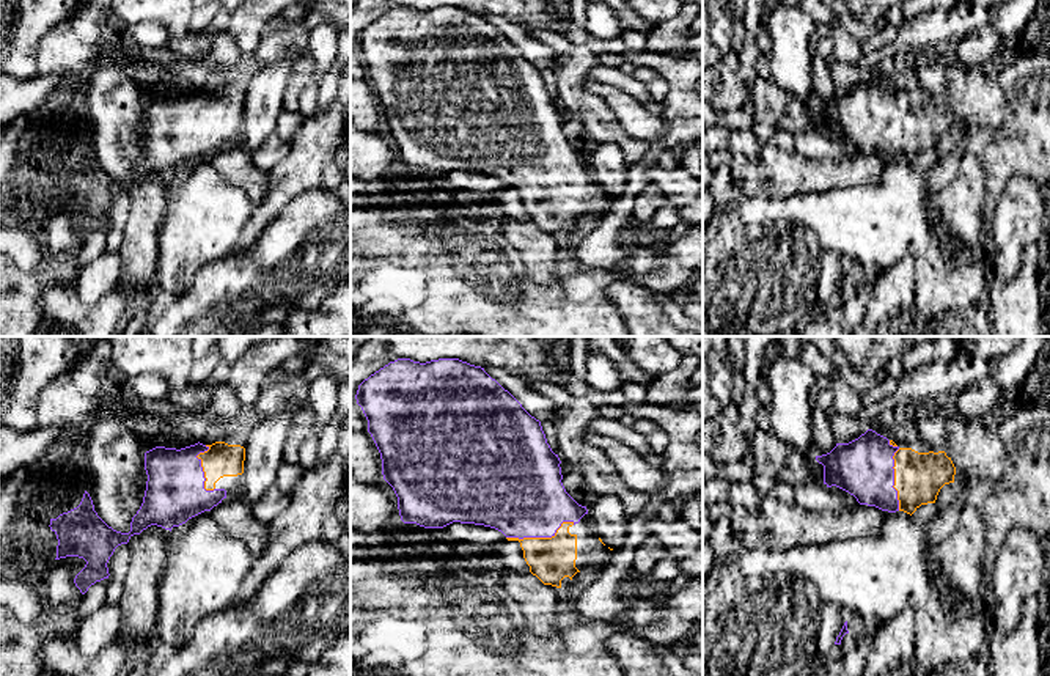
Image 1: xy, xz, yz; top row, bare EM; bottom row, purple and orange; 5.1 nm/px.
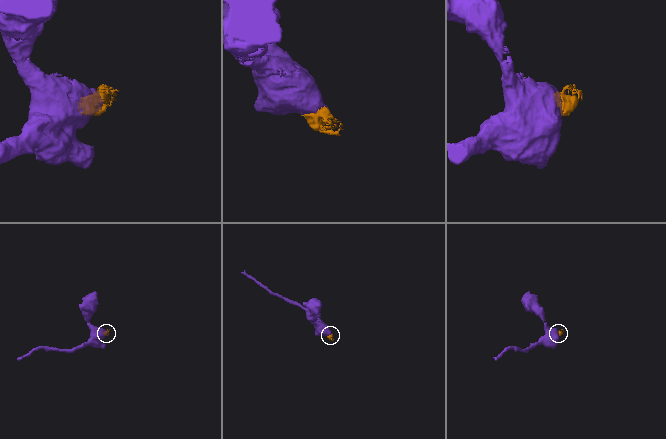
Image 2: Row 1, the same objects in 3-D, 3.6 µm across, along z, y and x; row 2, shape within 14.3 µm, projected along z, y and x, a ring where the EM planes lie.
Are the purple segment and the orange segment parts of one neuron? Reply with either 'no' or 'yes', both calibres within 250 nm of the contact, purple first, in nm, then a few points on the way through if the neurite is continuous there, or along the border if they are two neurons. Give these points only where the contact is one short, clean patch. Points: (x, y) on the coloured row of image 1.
yes | 440/220 nm

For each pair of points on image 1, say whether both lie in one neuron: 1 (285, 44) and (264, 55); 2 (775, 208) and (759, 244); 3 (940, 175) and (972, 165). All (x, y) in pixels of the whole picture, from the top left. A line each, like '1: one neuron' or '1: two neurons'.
1: one neuron
2: two neurons
3: two neurons

